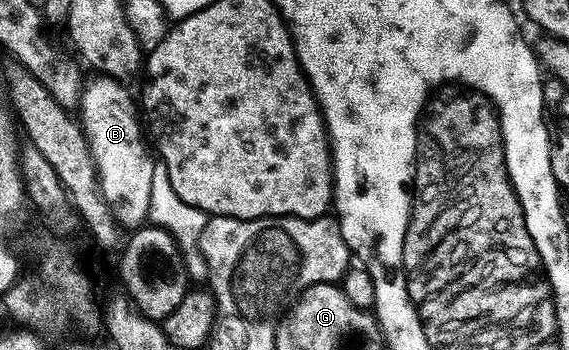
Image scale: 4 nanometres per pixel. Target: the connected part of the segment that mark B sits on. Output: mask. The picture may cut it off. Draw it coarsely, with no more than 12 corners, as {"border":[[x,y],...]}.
{"border":[[120,81],[82,91],[81,129],[122,227],[149,216],[155,158]]}

